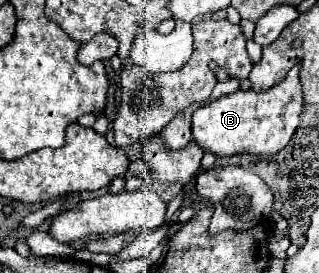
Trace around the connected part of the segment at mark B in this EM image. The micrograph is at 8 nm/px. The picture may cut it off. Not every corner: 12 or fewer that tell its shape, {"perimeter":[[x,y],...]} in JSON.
{"perimeter":[[301,66],[193,112],[217,156],[277,154],[301,122]]}

